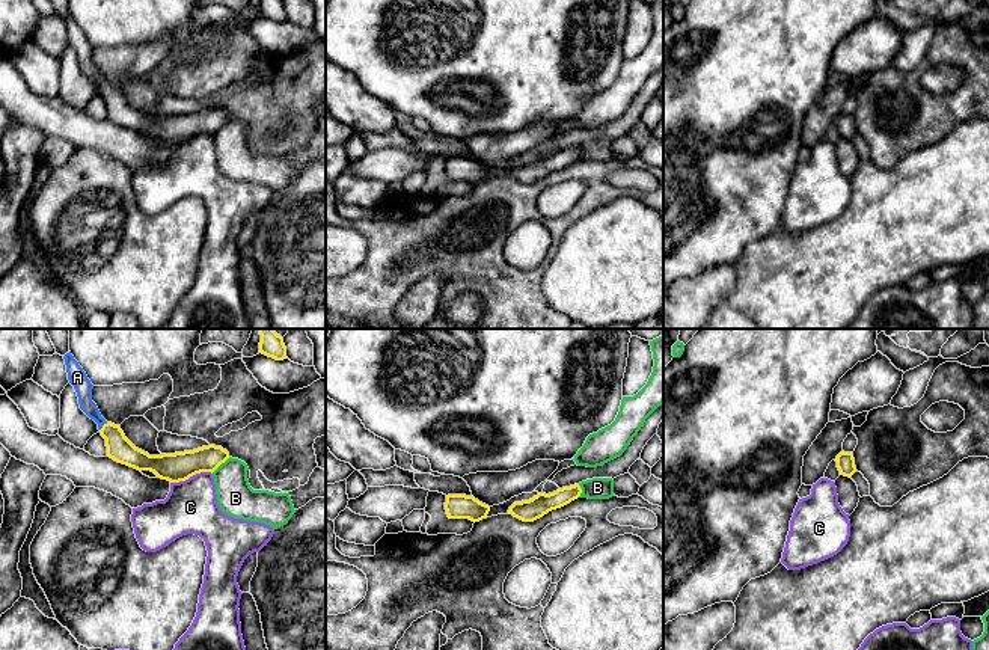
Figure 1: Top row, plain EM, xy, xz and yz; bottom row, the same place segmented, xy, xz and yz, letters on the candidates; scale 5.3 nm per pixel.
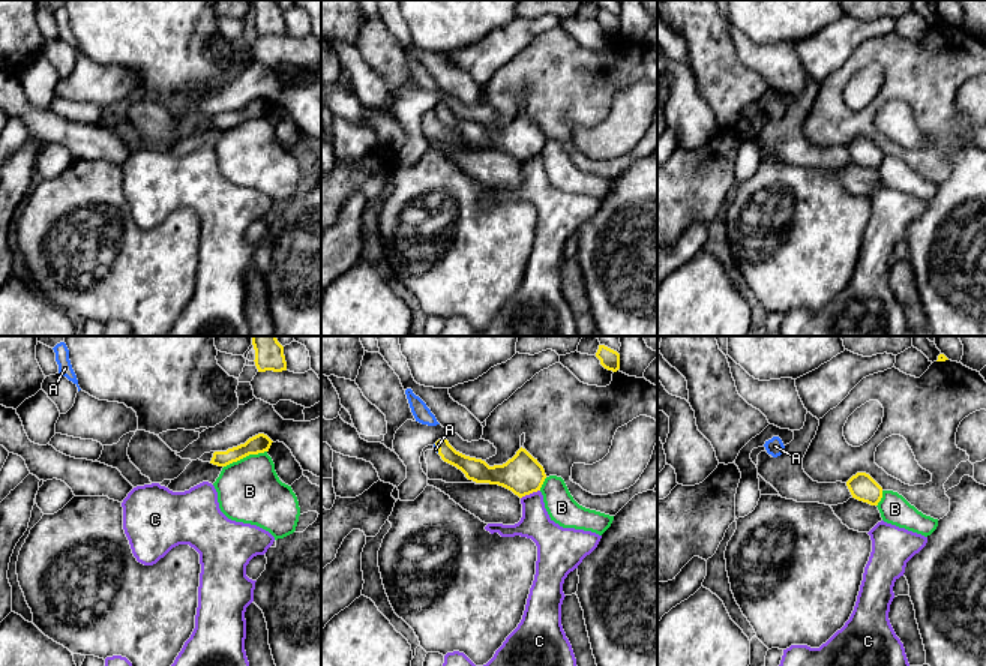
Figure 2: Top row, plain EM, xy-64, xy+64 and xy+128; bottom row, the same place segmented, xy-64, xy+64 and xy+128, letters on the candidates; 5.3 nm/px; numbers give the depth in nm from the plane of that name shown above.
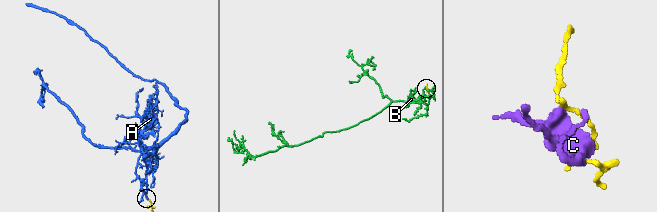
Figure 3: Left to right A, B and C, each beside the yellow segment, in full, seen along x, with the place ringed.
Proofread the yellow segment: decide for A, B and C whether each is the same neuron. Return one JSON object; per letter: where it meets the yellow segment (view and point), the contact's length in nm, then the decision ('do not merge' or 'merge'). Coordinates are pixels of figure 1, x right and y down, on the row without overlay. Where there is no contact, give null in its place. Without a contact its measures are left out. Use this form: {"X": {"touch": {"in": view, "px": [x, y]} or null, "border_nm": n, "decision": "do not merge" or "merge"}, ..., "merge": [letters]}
{"A": {"touch": {"in": "xy", "px": [103, 88]}, "border_nm": 60, "decision": "merge"}, "B": {"touch": {"in": "xy", "px": [220, 125]}, "border_nm": 130, "decision": "do not merge"}, "C": {"touch": {"in": "xy", "px": [190, 137]}, "border_nm": 240, "decision": "do not merge"}, "merge": ["A"]}

